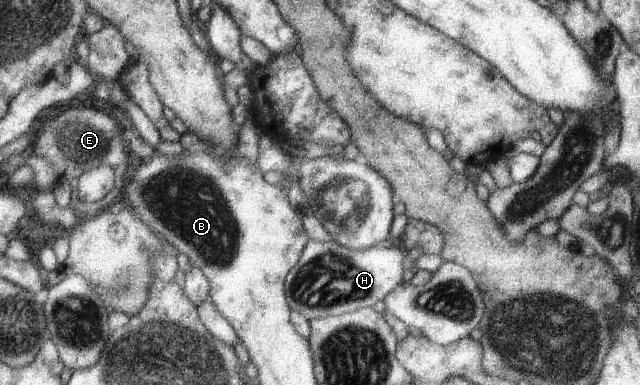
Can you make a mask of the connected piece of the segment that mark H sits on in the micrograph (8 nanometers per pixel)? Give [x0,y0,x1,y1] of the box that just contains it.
[287,240,406,321]

